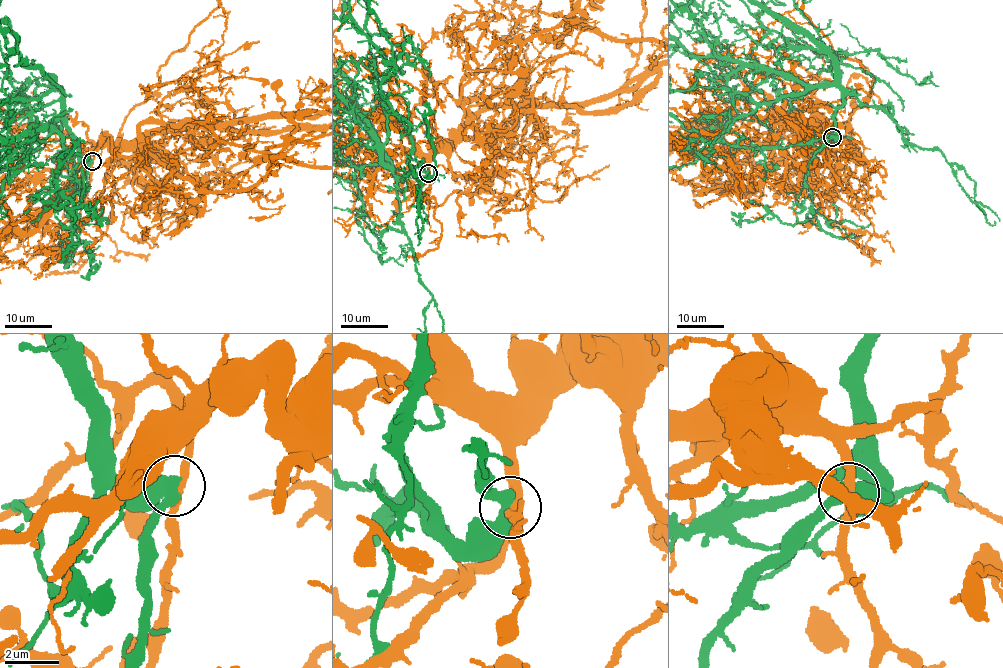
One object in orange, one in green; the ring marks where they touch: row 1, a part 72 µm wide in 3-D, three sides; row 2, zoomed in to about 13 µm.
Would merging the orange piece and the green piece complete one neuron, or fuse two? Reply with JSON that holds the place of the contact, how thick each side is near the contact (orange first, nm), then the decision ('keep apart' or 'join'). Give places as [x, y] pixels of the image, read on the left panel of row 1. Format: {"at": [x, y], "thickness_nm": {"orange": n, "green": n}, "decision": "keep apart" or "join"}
{"at": [92, 161], "thickness_nm": {"orange": 320, "green": 480}, "decision": "keep apart"}

